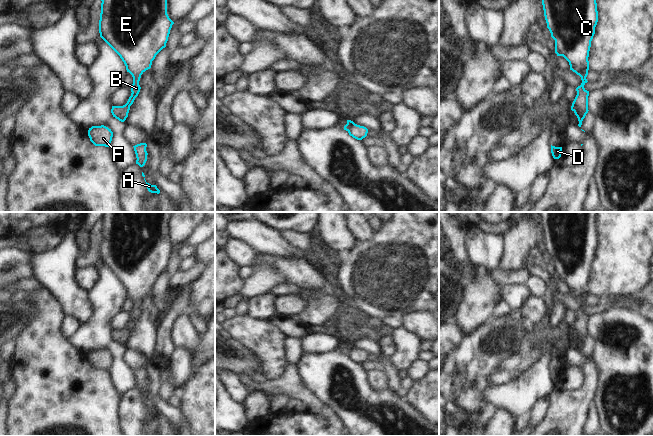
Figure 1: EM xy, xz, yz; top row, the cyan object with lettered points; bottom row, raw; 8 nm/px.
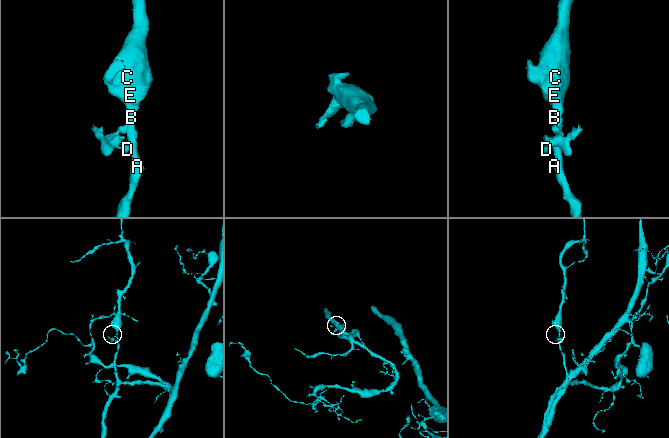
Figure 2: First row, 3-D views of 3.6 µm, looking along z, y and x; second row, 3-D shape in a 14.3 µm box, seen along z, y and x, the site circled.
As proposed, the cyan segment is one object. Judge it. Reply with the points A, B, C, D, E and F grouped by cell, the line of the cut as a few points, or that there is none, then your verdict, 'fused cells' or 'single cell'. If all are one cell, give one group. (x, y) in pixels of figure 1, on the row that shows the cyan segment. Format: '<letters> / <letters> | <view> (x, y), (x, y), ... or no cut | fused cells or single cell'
A B C E / D F | xy (126, 103), (129, 107) | fused cells

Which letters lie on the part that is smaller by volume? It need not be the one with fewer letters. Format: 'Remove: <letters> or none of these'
Remove: D, F

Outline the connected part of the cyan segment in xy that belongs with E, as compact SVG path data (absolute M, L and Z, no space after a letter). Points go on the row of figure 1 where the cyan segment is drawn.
M101 0L101 13L99 20L100 37L120 56L126 66L127 72L133 77L131 96L127 101L130 107L140 92L139 81L141 75L151 68L156 55L166 47L170 30L174 22L167 14L167 0Z

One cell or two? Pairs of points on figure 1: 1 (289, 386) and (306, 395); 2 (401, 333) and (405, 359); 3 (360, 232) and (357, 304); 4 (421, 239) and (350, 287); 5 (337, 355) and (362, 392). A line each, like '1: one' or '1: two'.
1: one
2: one
3: two
4: one
5: one

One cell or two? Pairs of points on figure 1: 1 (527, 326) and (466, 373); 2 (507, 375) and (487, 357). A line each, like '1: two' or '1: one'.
1: one
2: two

